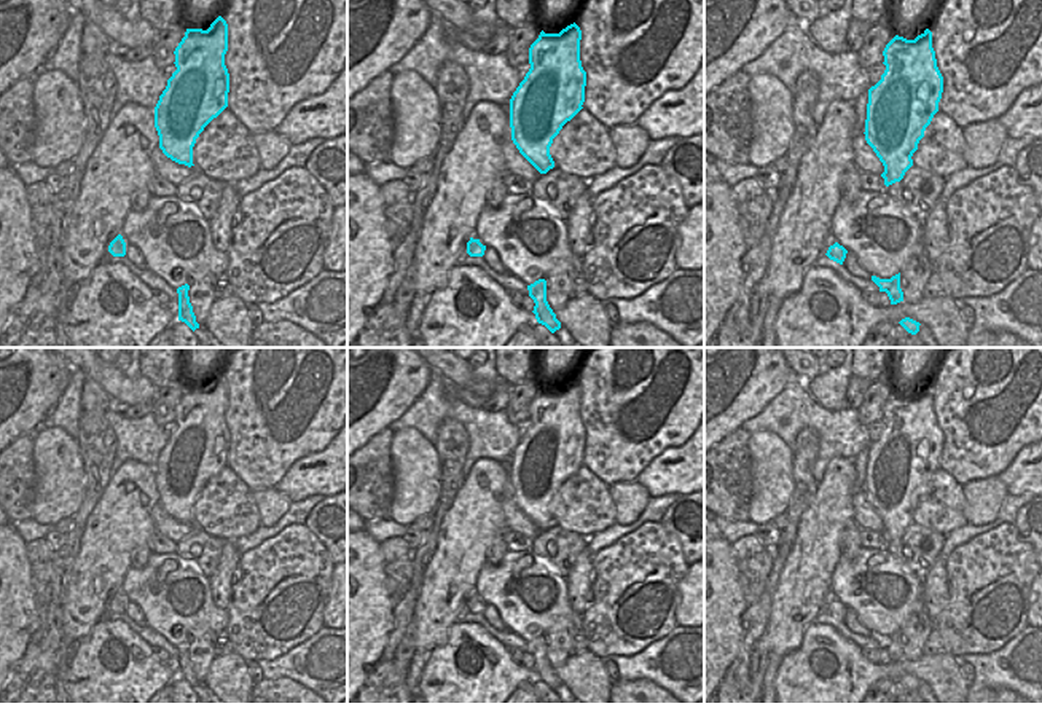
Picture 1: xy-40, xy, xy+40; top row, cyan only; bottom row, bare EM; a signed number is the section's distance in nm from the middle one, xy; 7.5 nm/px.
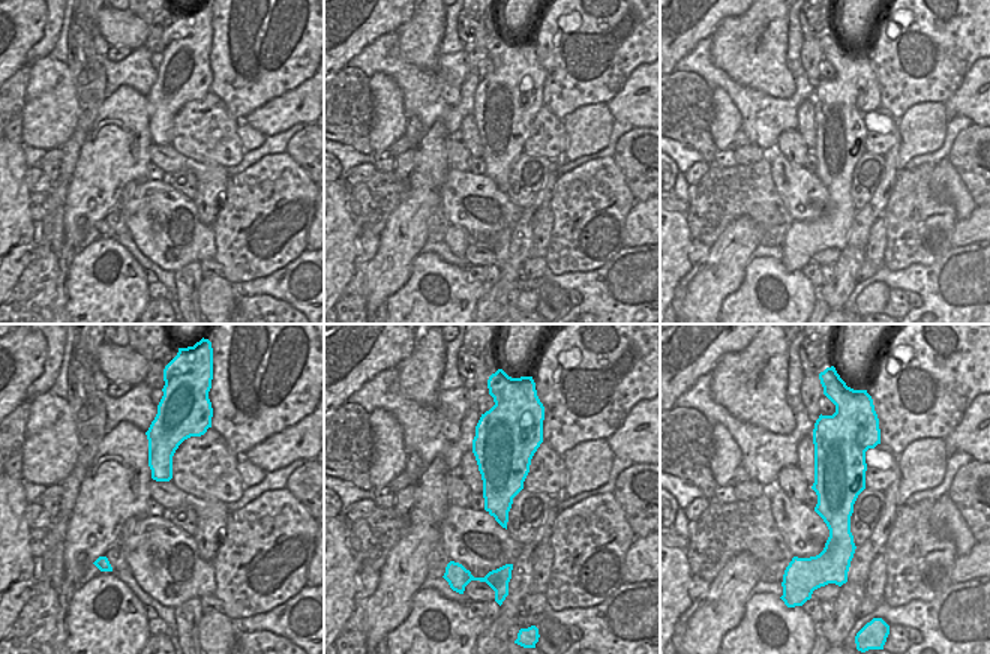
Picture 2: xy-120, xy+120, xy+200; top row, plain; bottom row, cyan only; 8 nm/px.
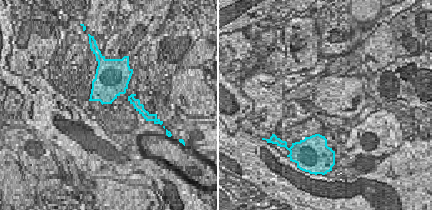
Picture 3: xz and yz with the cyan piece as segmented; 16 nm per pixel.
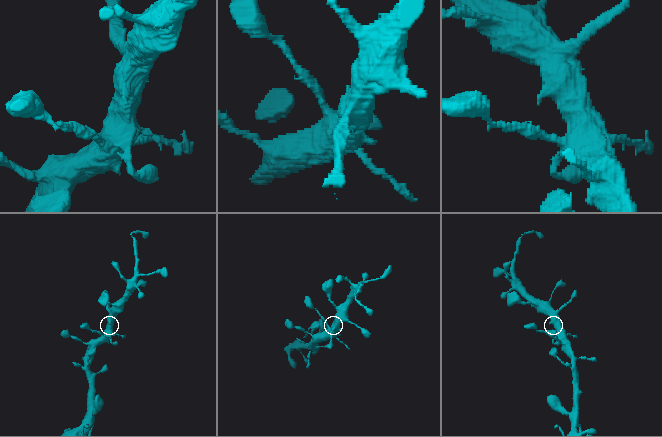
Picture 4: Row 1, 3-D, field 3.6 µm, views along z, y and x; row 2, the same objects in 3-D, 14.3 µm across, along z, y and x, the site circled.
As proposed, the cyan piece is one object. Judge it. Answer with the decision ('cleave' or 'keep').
keep

